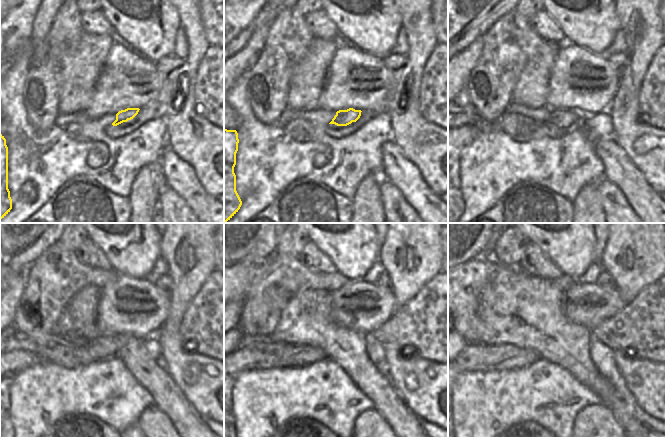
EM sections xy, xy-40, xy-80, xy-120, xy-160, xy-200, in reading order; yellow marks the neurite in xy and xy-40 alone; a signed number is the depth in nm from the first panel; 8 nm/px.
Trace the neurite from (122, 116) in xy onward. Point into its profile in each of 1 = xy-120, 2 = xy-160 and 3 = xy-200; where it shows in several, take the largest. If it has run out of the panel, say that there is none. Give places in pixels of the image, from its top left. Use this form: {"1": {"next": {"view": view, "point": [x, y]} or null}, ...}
{"1": {"next": {"view": "xy-120", "point": [95, 349]}}, "2": {"next": {"view": "xy-160", "point": [246, 359]}}, "3": {"next": {"view": "xy-200", "point": [481, 357]}}}

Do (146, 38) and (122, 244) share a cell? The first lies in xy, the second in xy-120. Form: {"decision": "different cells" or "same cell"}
{"decision": "same cell"}

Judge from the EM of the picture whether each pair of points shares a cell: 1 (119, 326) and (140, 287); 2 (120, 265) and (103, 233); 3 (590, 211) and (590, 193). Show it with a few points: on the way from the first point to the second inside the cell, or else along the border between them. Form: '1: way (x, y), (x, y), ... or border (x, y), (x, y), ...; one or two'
1: way (119, 315), (117, 309), (133, 293); one
2: way (121, 257), (121, 250), (111, 240); one
3: way (590, 207), (590, 197); one

